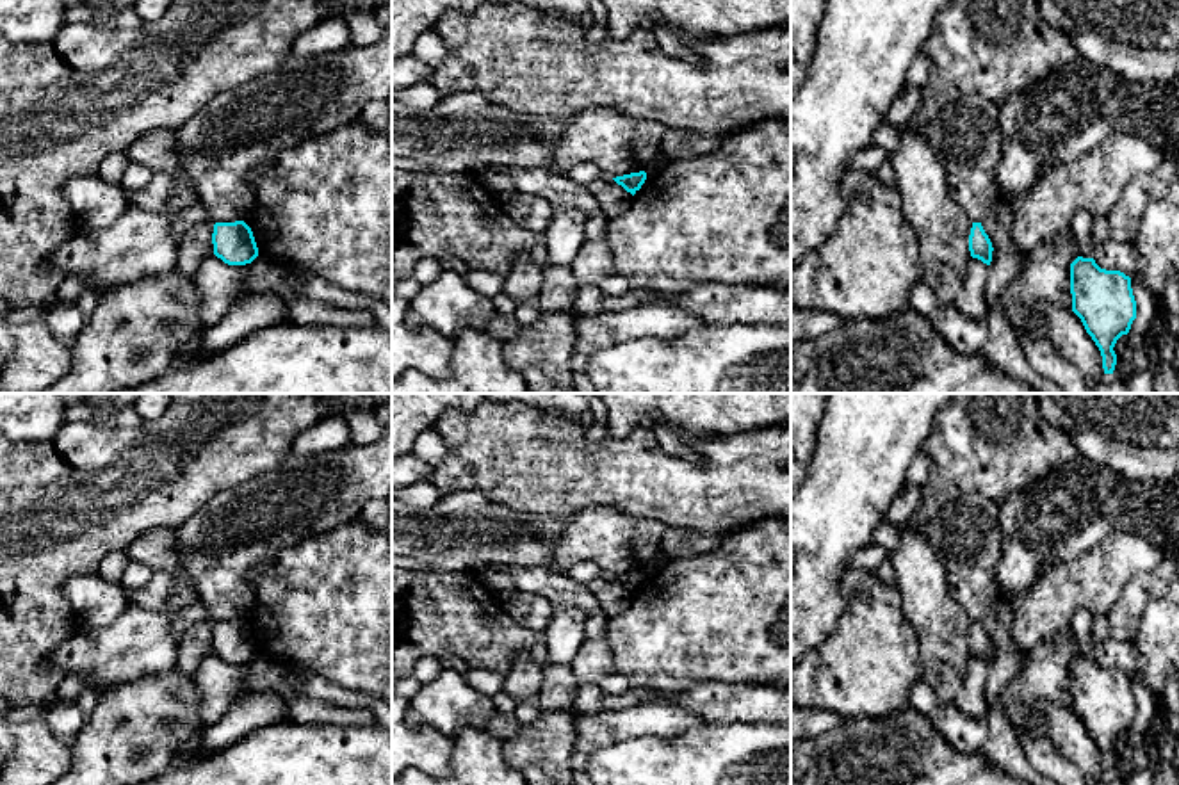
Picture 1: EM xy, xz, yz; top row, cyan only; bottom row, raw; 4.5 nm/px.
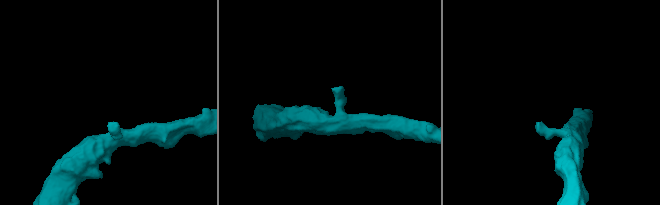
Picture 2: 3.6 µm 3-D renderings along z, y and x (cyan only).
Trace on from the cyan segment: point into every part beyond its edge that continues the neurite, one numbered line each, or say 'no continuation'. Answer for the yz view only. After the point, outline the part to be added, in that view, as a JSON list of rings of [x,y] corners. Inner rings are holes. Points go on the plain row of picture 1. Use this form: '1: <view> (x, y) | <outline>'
no continuation

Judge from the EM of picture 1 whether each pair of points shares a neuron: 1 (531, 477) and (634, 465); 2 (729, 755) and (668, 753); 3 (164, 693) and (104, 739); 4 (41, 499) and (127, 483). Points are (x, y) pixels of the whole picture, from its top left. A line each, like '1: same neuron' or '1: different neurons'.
1: same neuron
2: same neuron
3: same neuron
4: same neuron

